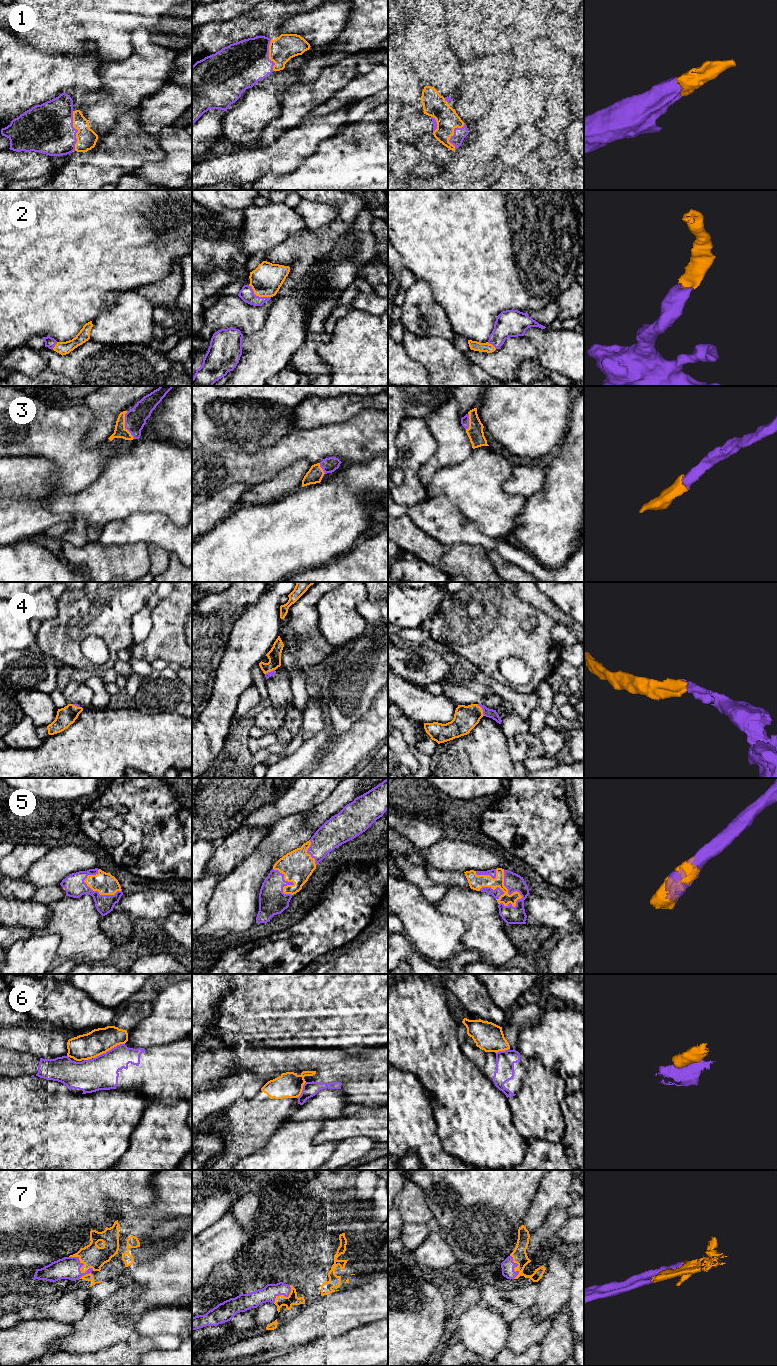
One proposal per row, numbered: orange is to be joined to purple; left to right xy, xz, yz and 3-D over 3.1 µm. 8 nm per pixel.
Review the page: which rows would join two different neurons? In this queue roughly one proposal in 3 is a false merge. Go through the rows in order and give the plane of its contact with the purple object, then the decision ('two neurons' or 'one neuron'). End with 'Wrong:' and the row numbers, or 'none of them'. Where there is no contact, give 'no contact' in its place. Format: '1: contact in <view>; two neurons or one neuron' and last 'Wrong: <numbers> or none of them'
1: contact in xy; one neuron
2: contact in xz; one neuron
3: contact in xy; one neuron
4: contact in yz; one neuron
5: contact in yz; one neuron
6: contact in xy; two neurons
7: contact in xy; one neuron
Wrong: 6

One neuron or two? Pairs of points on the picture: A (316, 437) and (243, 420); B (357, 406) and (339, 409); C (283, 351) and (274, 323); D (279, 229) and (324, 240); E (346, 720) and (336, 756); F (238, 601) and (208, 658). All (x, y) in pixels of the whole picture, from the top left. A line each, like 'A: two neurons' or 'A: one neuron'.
A: two neurons
B: one neuron
C: one neuron
D: two neurons
E: two neurons
F: one neuron

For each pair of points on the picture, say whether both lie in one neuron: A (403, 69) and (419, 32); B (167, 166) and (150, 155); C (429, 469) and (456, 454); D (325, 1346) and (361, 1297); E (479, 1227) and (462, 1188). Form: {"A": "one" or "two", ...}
{"A": "two", "B": "two", "C": "one", "D": "two", "E": "one"}

